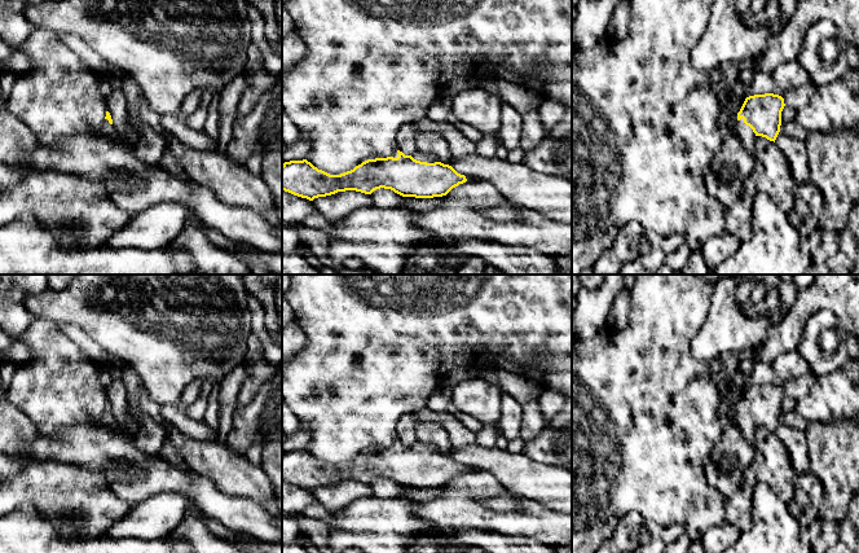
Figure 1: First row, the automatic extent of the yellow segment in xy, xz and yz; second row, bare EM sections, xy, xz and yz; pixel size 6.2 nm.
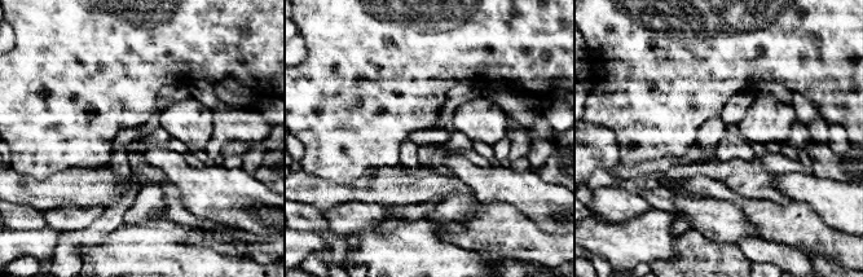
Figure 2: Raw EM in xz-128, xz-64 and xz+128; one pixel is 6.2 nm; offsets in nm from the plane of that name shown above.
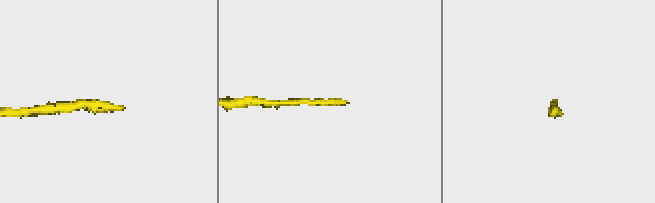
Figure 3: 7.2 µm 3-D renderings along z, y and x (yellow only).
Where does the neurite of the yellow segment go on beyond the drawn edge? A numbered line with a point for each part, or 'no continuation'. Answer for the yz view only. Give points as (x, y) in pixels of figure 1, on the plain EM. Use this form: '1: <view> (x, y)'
1: yz (744, 422)

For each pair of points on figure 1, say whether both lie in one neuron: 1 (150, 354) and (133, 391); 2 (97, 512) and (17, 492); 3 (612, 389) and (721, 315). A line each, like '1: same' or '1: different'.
1: different
2: same
3: different

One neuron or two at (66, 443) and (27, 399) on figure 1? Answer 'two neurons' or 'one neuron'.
two neurons

